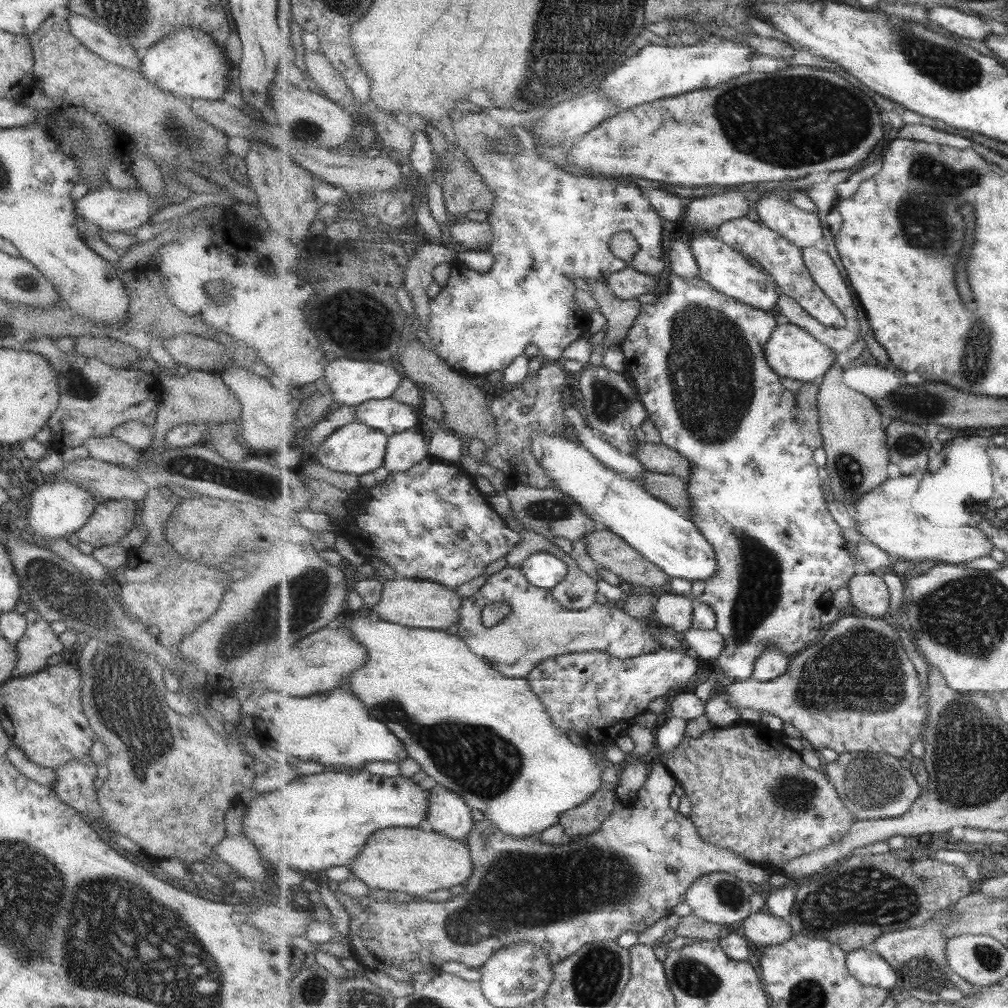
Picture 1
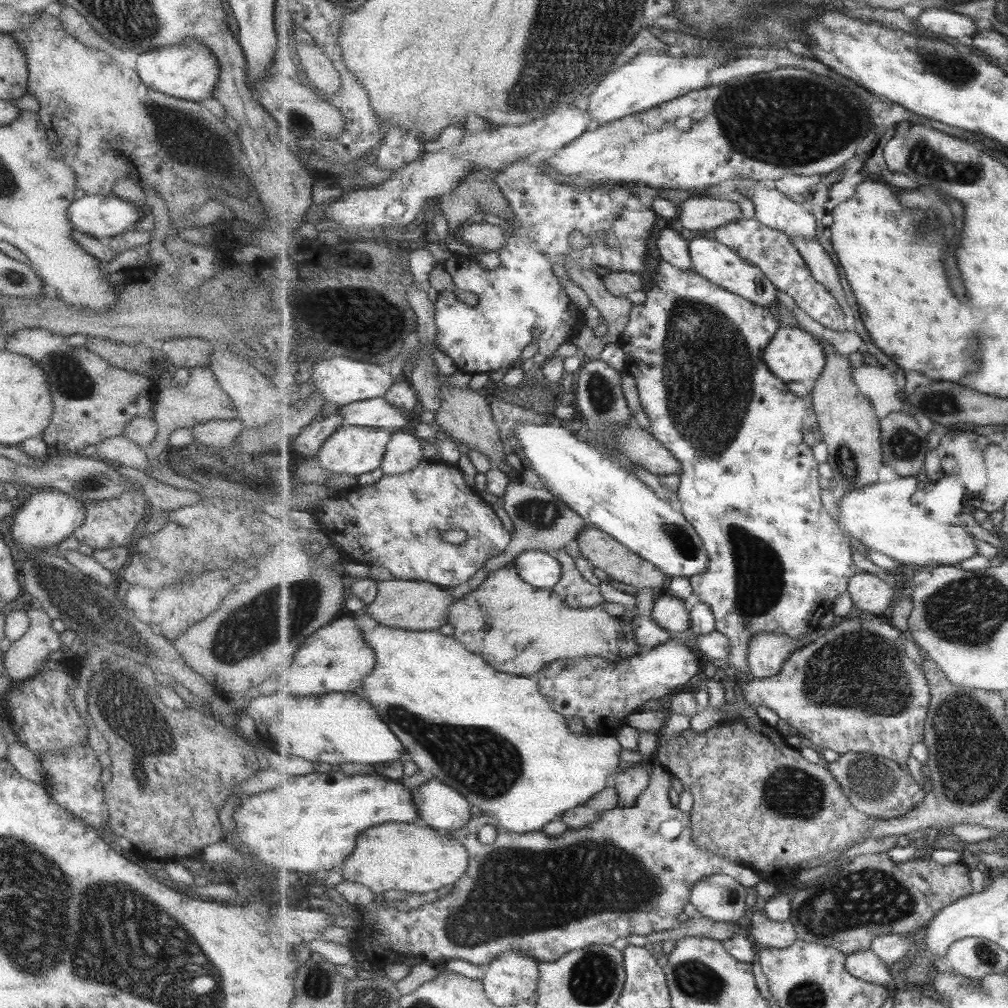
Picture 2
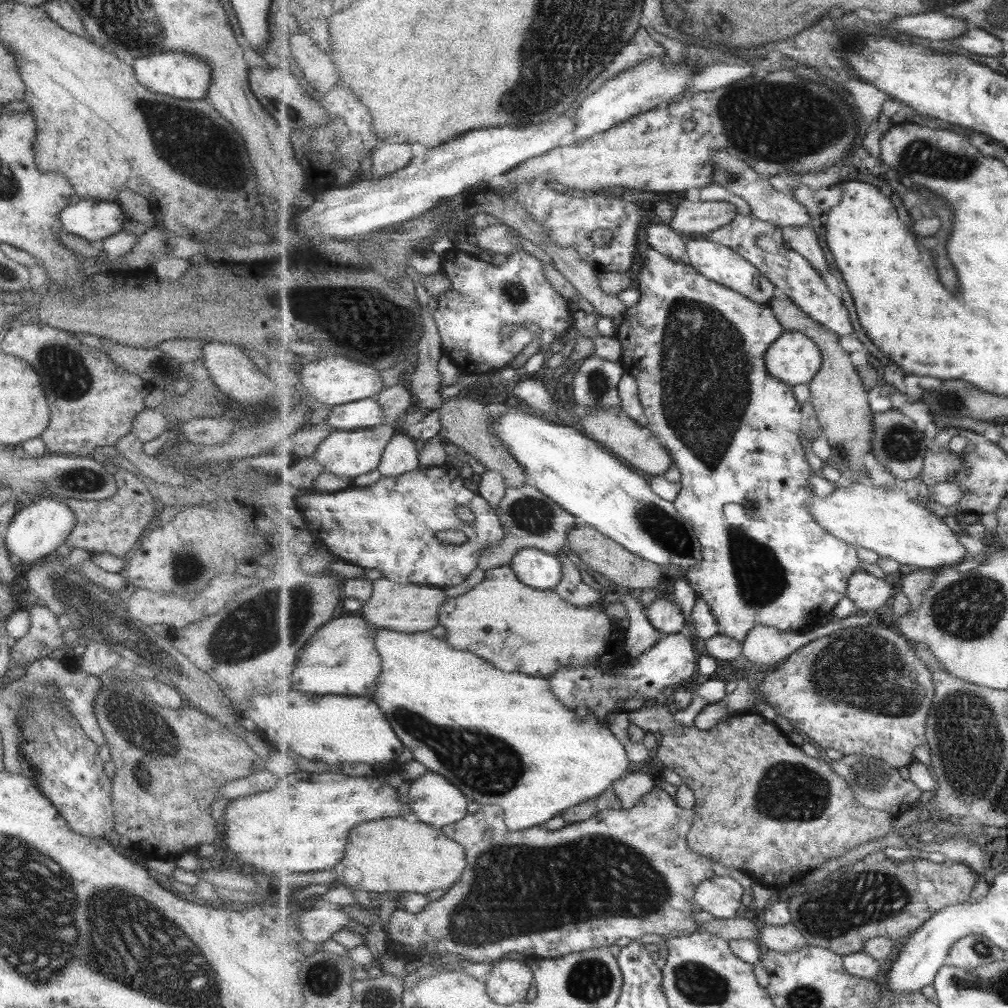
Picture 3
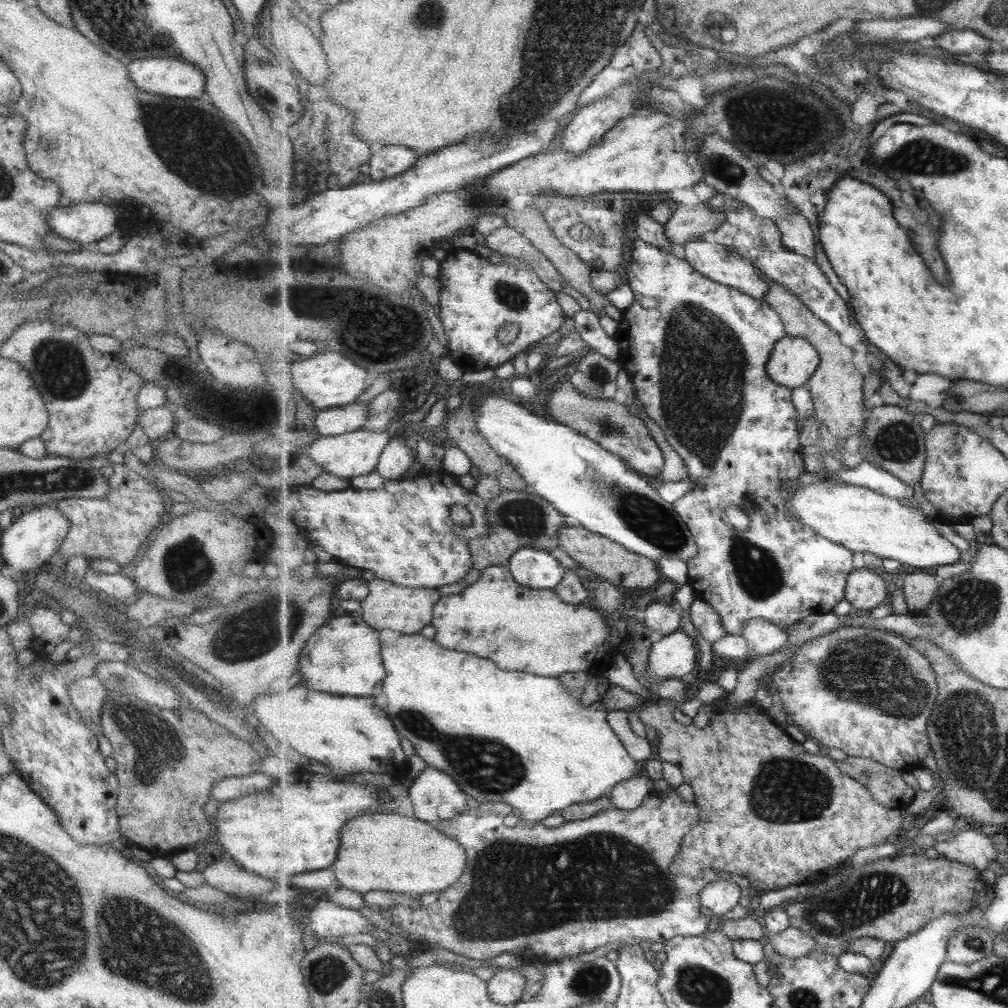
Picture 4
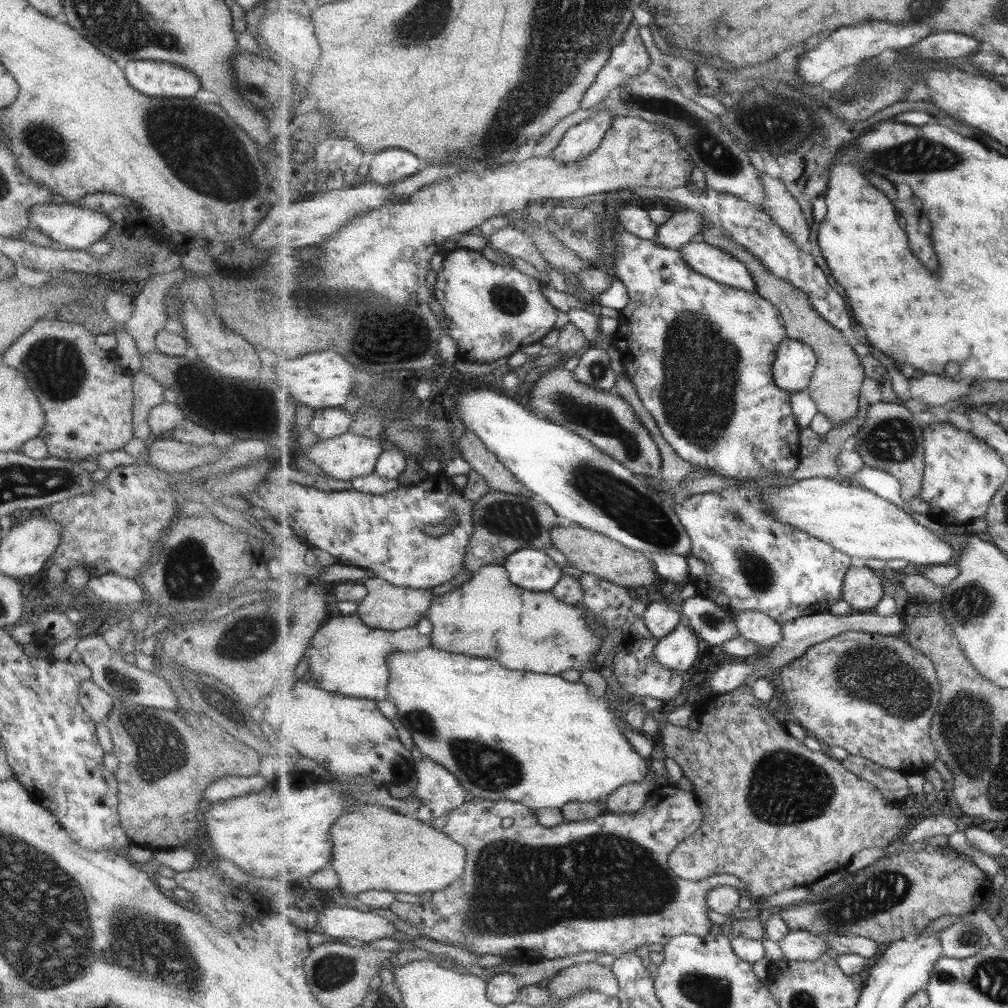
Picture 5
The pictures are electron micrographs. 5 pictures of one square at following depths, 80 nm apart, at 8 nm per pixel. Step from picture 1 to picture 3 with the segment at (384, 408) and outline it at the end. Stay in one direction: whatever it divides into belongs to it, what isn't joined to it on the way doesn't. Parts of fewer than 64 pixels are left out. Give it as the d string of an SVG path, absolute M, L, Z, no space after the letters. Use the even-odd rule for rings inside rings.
M377 397L333 406L328 418L322 421L329 423L331 432L355 431L385 425Z

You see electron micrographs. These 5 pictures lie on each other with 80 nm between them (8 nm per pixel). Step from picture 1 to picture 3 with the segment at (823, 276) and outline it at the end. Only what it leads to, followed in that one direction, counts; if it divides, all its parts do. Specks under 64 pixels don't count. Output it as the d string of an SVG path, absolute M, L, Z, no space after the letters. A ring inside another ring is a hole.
M784 226L782 227L785 242L793 249L801 253L821 273L829 274L827 266L829 259L826 257L820 237L817 231L809 226Z

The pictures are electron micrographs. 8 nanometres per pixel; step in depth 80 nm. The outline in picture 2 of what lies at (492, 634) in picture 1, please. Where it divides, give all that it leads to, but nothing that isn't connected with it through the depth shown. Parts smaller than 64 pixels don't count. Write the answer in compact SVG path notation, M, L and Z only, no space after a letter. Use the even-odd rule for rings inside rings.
M514 565L504 566L494 573L490 573L487 580L483 582L477 589L471 591L467 596L457 599L449 610L449 623L454 627L454 637L461 641L467 650L474 651L475 654L482 655L484 659L492 667L498 671L503 671L509 674L516 674L521 677L533 677L539 674L544 668L551 666L554 662L563 658L585 658L587 656L600 656L607 659L609 662L621 662L629 657L634 657L639 654L640 648L638 647L637 638L635 638L634 627L632 622L625 623L621 616L610 616L603 609L603 604L595 606L593 608L579 609L570 607L554 590L545 590L536 586L531 586L531 583L525 582L522 579L522 575L518 573L518 570Z

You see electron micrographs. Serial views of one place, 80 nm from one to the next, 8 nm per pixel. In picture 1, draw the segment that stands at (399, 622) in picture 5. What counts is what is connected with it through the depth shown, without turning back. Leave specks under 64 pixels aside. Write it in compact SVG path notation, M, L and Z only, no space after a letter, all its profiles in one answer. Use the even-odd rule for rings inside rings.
M396 577L383 580L383 594L381 600L371 607L374 614L387 622L410 626L411 628L429 628L431 630L445 630L449 626L457 626L459 609L463 597L454 589L447 588L438 582L415 581Z

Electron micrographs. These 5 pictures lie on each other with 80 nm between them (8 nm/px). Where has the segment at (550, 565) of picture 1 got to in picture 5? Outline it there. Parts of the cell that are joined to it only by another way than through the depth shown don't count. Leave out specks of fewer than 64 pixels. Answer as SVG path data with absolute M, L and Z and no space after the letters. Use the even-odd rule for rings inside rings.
M535 548L514 552L504 566L517 586L537 592L552 591L565 575L551 556Z

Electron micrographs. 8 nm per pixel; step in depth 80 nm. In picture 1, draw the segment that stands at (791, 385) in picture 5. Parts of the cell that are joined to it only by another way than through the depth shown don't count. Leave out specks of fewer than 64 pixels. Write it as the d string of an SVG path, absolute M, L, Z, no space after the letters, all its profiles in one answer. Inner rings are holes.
M781 320L778 328L771 336L766 348L766 357L771 368L783 378L795 378L803 382L816 381L825 376L833 363L840 356L830 346L823 344L818 338L809 334L803 327Z

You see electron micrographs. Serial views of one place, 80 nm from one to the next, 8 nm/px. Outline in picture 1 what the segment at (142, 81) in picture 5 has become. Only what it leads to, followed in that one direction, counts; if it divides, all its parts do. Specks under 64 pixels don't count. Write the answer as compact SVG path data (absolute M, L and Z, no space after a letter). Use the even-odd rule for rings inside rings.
M180 28L143 50L139 73L149 84L178 98L221 99L228 86L229 63L214 40L202 30Z

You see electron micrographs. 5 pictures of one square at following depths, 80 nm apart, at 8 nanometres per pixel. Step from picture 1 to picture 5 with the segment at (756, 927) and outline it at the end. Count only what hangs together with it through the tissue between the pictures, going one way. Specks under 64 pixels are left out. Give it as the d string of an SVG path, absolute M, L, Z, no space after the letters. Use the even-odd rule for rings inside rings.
M809 930L790 931L789 936L778 945L784 953L784 958L797 962L817 962L826 954L825 939Z

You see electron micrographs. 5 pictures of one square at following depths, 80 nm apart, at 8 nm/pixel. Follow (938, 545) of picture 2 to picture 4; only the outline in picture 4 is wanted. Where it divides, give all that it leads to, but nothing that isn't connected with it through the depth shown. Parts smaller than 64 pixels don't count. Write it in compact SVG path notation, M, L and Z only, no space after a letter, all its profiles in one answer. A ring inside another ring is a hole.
M823 476L818 483L805 482L788 496L788 506L796 517L819 535L846 546L854 552L870 552L882 559L898 560L917 568L958 563L961 552L937 528L929 523L920 509L907 507L907 501L879 494L879 491Z

